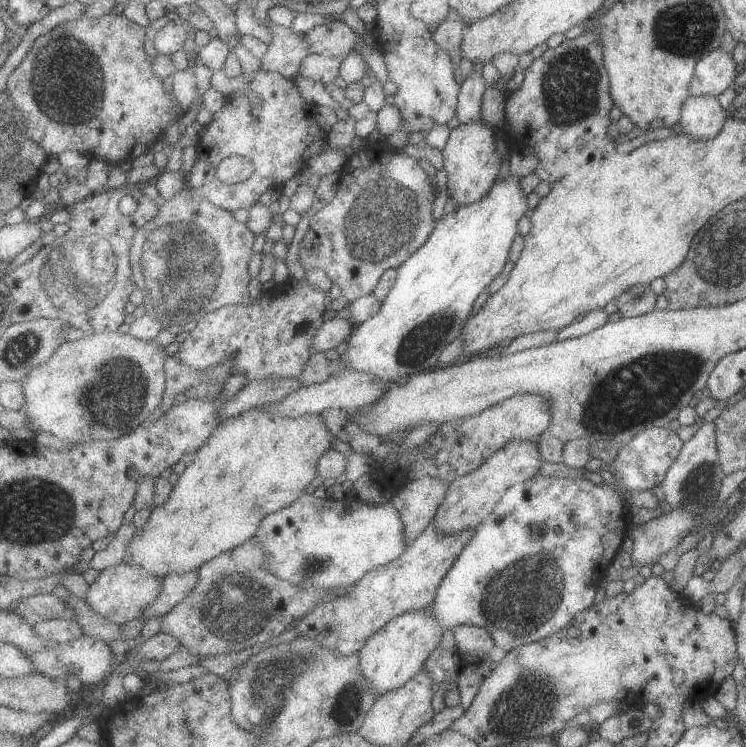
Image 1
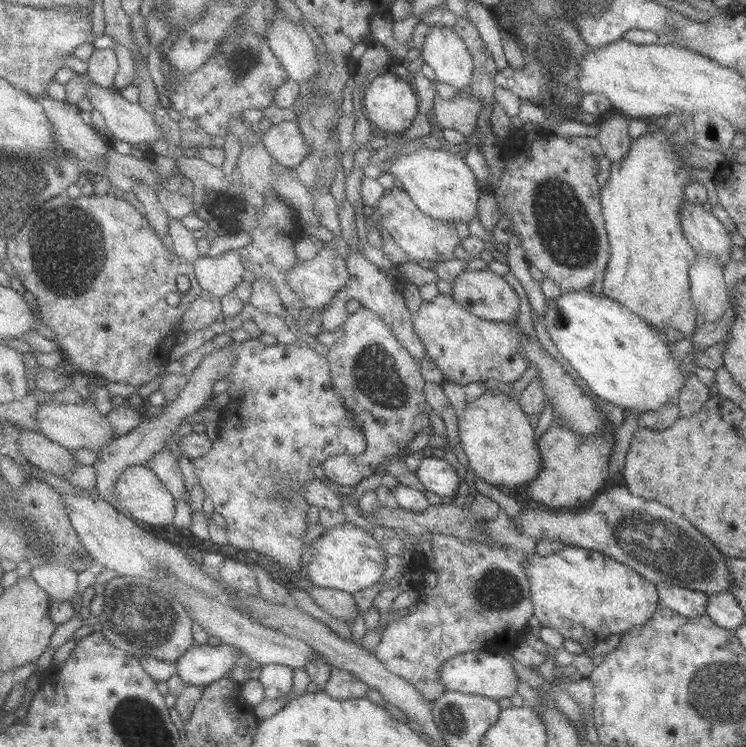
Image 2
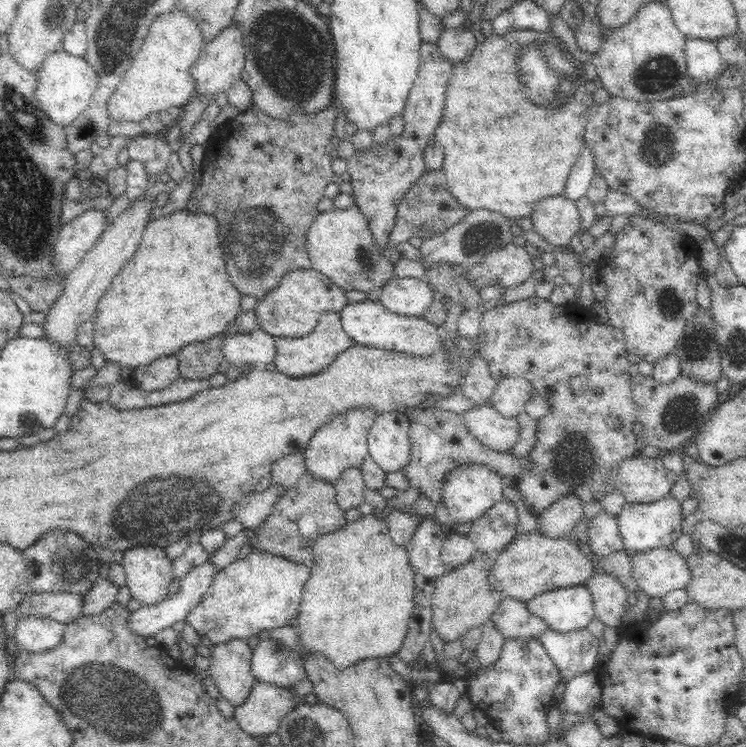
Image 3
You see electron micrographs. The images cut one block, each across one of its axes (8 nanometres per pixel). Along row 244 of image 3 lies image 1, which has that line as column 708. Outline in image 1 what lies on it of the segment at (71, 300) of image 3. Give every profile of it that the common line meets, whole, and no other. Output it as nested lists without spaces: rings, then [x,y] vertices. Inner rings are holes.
[[[690,96],[682,106],[682,132],[692,140],[712,140],[722,131],[730,114],[714,96]]]

